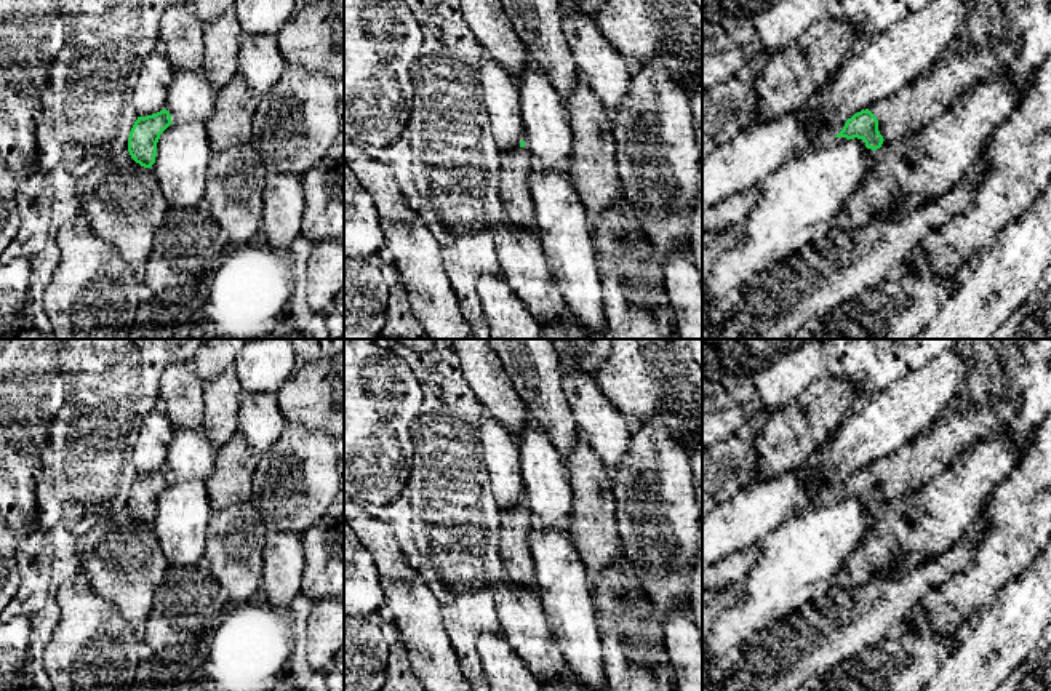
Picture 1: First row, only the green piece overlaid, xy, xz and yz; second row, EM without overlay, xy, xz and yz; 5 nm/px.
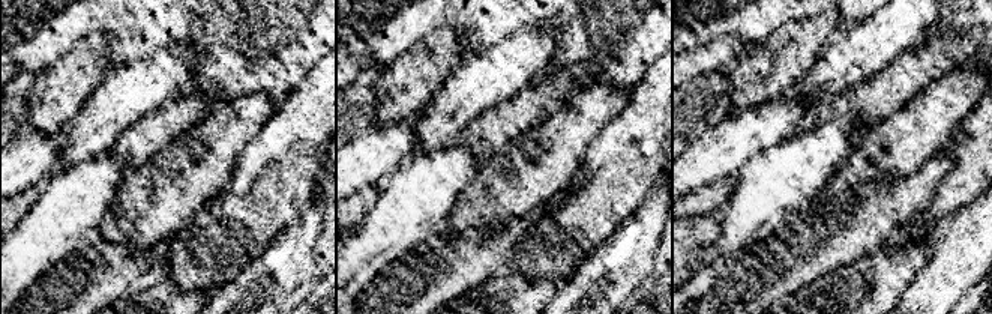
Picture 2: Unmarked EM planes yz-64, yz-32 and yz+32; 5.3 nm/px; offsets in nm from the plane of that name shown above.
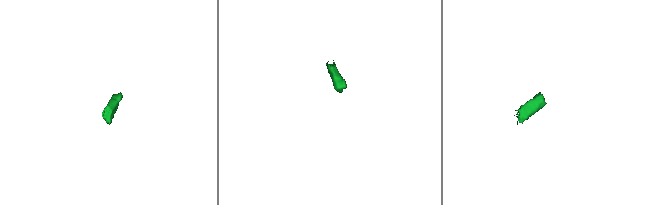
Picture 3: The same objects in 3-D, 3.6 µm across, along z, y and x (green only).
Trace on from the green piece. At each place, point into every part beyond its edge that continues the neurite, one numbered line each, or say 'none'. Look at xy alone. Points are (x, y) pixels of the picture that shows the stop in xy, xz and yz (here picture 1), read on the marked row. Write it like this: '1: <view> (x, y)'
none

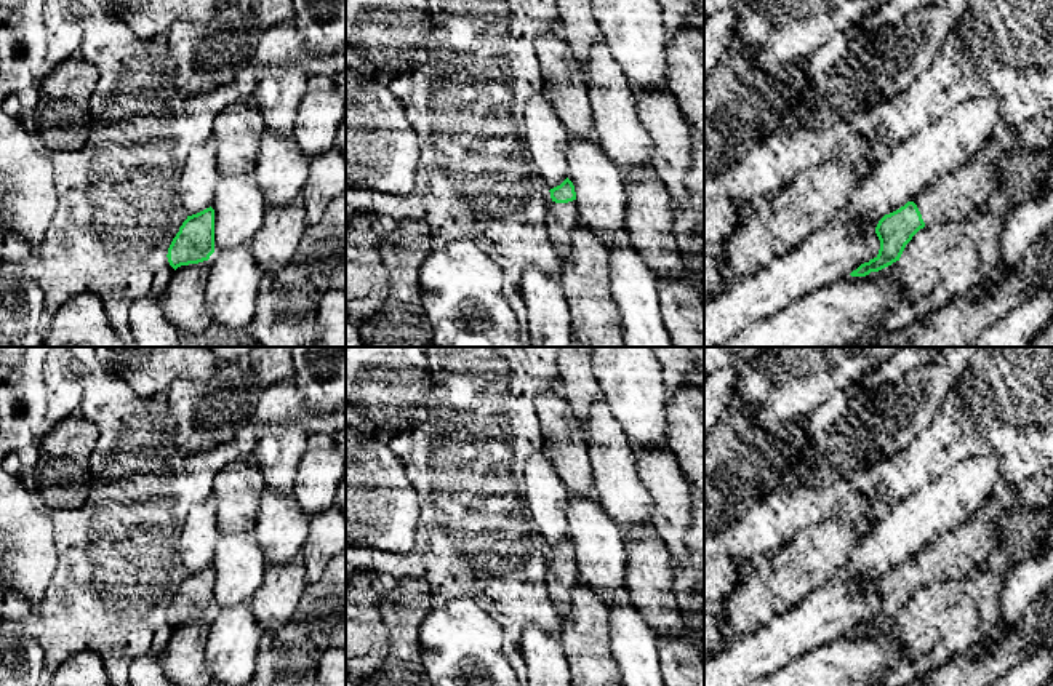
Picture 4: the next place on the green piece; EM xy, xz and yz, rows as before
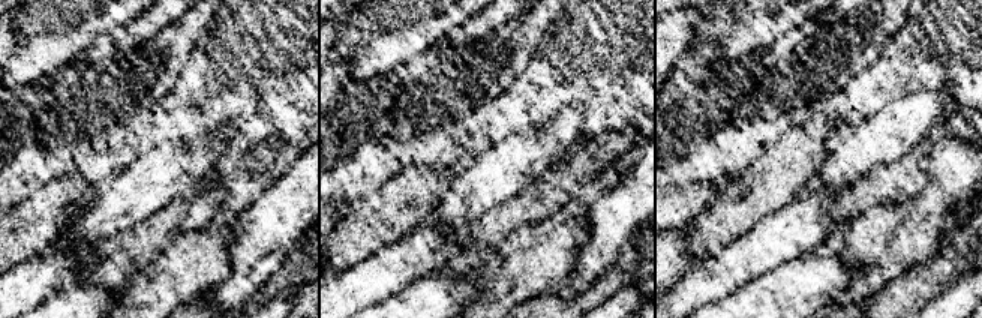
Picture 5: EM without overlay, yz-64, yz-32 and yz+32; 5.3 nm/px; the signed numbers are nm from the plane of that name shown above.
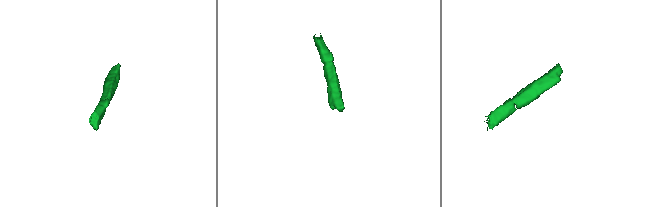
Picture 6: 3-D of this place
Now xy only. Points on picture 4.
none

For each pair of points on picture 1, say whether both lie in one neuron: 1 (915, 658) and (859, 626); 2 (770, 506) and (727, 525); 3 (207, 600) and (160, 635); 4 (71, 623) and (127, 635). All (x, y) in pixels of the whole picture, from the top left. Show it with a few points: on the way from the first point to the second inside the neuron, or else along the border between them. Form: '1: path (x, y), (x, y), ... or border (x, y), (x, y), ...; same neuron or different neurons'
1: border (903, 626), (883, 640), (863, 647), (851, 658); different neurons
2: path (759, 509), (738, 523); same neuron
3: path (195, 602), (171, 624); same neuron
4: path (85, 626), (95, 635), (112, 635); same neuron

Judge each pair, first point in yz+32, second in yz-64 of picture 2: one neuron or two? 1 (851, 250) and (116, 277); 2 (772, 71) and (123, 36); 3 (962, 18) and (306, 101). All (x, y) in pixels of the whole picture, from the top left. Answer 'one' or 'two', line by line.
1: one
2: two
3: two

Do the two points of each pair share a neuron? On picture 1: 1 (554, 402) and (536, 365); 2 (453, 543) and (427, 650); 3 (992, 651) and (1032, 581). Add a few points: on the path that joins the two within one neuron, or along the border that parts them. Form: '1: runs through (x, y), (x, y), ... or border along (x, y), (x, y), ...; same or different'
1: runs through (544, 392), (536, 375); same
2: border along (429, 587), (439, 605), (448, 640); different
3: runs through (1005, 634), (1031, 599); same

